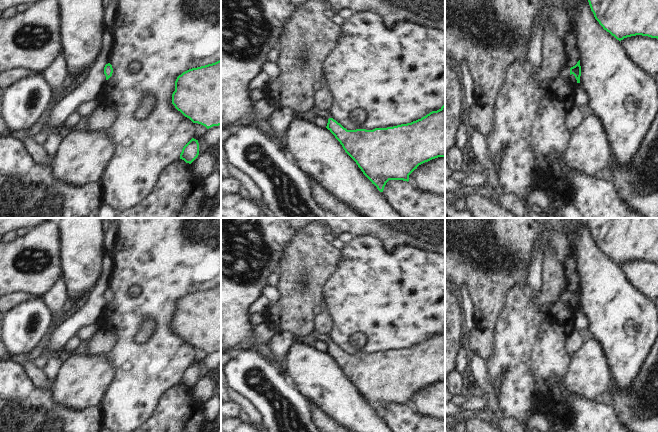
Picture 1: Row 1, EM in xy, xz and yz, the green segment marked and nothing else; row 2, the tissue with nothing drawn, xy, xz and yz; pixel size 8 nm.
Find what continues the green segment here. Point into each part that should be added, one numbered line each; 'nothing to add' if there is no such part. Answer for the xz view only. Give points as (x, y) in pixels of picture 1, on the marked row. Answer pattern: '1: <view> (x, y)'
1: xz (314, 111).

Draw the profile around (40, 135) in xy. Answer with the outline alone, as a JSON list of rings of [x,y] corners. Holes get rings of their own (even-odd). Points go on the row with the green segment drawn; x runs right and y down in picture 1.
[[[38,129],[32,132],[34,140],[43,145],[44,141],[47,139],[49,131],[44,130],[44,129]]]

